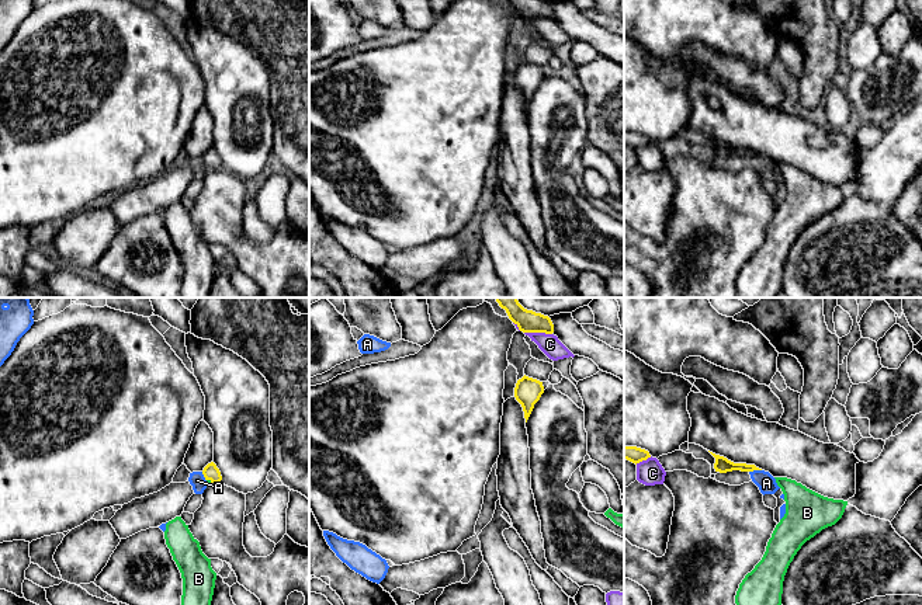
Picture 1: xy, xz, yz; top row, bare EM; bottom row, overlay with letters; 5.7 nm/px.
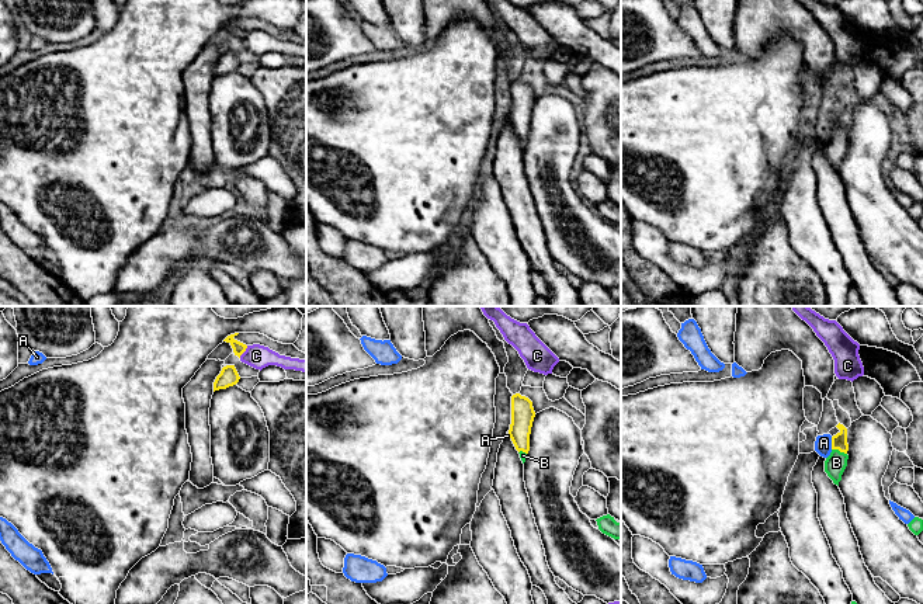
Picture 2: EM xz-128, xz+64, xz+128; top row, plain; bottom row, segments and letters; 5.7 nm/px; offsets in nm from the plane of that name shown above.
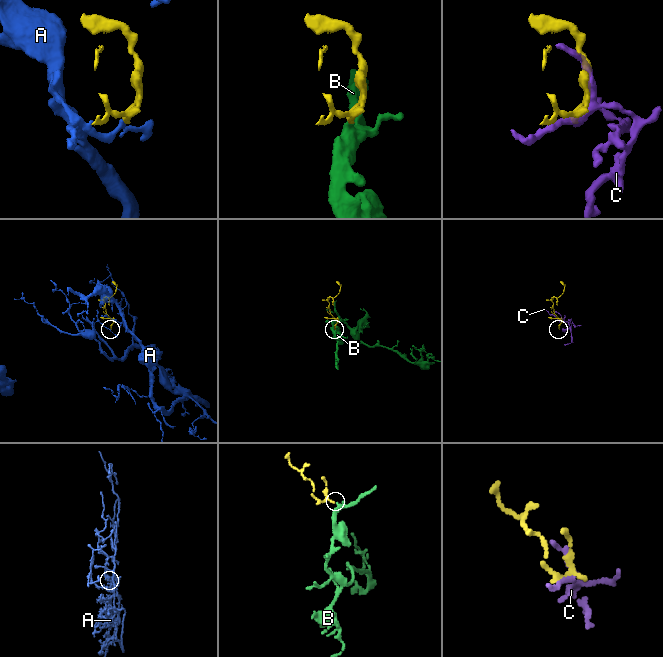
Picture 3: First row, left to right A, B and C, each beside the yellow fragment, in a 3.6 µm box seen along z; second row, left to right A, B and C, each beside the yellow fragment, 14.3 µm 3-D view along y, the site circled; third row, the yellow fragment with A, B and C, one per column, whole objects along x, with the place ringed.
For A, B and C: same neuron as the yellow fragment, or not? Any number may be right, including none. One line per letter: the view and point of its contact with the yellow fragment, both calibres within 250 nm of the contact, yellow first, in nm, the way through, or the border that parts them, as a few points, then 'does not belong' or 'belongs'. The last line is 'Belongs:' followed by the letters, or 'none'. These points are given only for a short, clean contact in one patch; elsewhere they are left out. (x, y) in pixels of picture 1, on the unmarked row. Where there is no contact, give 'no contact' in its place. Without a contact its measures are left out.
A: meets yellow in yz at (755, 155); 90 nm thick on the yellow side, 110 nm on the other; border along yz (761, 155), (749, 157); does not belong
B: meets yellow in xy at (210, 164); 90 nm thick on the yellow side, 20 nm on the other; runs through xy (211, 157), (210, 164), (207, 166); belongs
C: meets yellow in xz at (539, 17); 110 nm thick on the yellow side, 120 nm on the other; does not belong
Belongs: B

